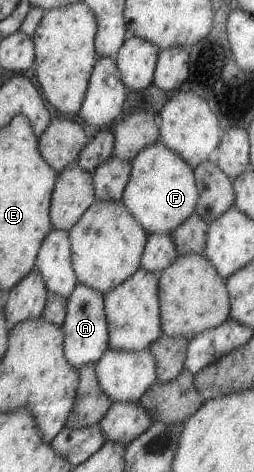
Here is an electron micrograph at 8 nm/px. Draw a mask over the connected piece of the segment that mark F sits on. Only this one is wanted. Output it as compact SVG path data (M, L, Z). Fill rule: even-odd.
M155 142L155 144L147 146L147 148L143 148L143 152L139 152L131 164L132 172L125 188L122 202L148 235L171 234L191 214L196 213L199 192L197 191L194 168L187 164L181 156L176 155L175 152L165 147L163 142Z

